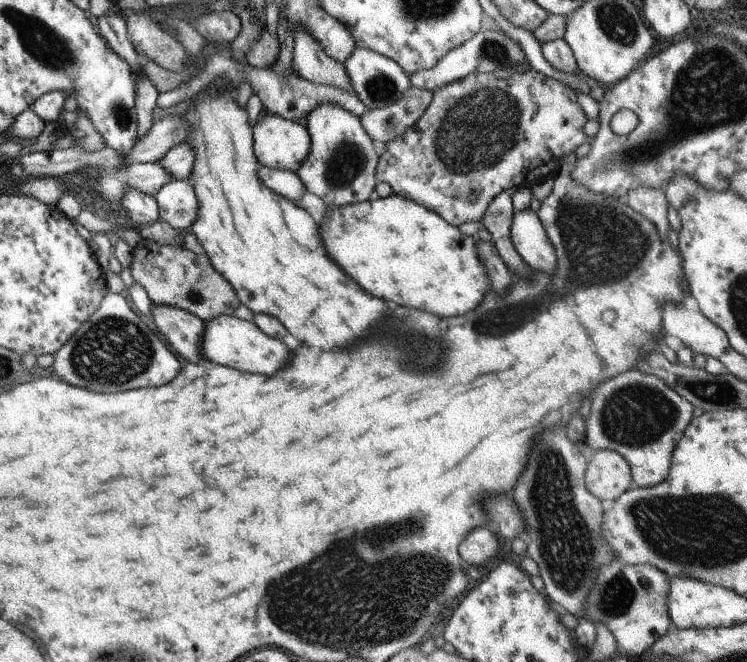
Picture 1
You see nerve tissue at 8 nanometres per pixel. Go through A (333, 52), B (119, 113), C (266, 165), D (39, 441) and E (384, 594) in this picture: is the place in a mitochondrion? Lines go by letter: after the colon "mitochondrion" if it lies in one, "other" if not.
A: other
B: mitochondrion
C: other
D: other
E: mitochondrion

